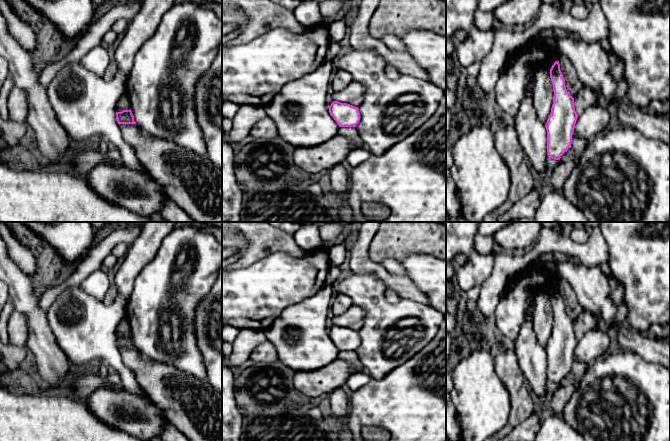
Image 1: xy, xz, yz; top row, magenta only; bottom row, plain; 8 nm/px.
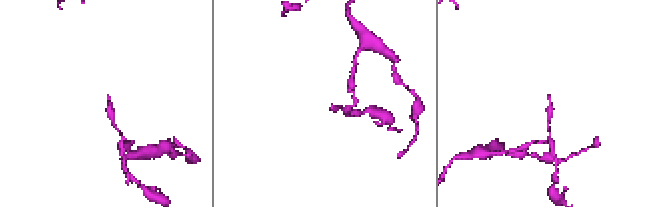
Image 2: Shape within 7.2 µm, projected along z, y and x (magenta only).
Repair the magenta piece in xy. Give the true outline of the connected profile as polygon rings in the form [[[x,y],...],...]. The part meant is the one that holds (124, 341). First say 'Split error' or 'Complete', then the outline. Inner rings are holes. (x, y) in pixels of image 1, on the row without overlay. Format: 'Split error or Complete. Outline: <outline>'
Complete. Outline: [[[123,334],[121,336],[116,336],[116,343],[118,348],[137,348],[134,345],[134,340],[130,334]]]

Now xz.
Complete. Outline: [[[333,325],[329,330],[329,337],[339,351],[356,351],[360,345],[358,331],[347,327]]]

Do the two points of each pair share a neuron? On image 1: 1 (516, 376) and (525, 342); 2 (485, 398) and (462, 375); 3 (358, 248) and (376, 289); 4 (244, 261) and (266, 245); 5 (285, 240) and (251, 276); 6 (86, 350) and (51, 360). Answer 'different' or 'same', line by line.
1: different
2: same
3: different
4: same
5: different
6: different

